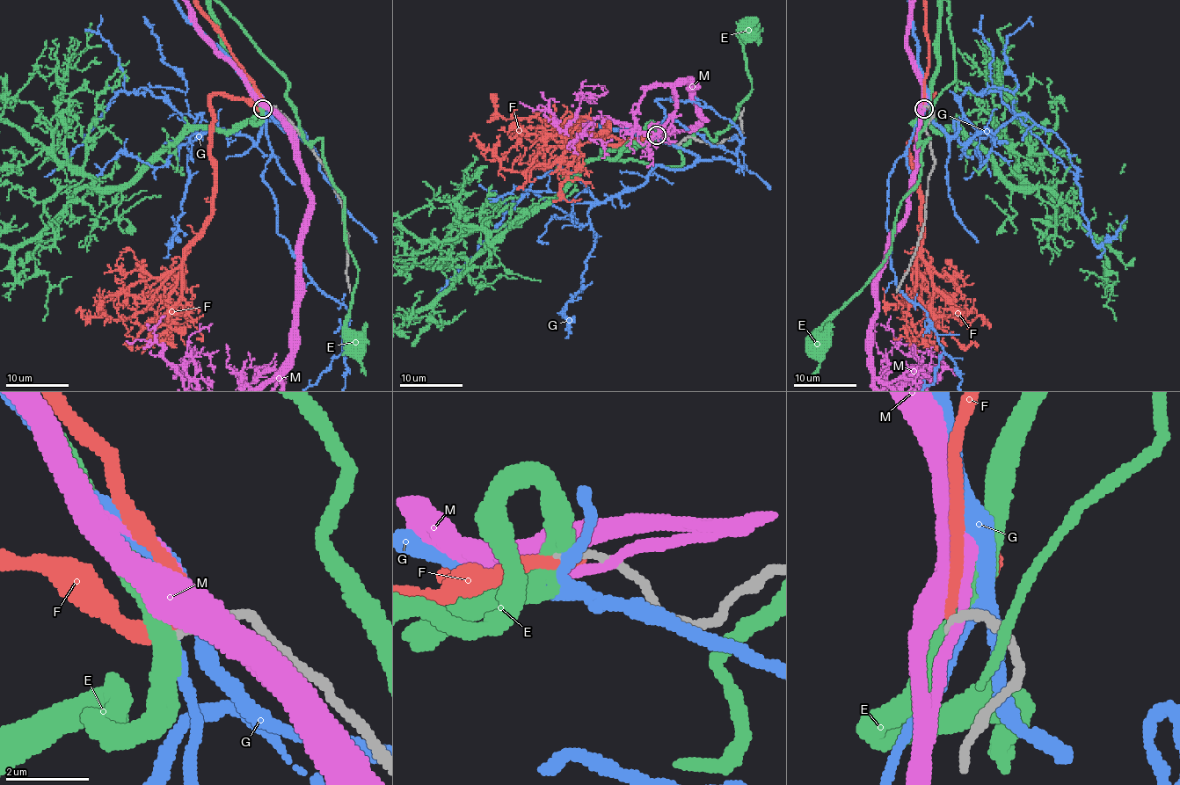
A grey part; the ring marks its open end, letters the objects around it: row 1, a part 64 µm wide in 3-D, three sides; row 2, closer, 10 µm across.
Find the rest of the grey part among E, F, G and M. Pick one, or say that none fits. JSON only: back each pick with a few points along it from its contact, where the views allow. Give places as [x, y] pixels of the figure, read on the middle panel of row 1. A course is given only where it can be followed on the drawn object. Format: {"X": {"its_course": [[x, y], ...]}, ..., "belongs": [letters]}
{"F": {"its_course": [[658, 134], [588, 136], [515, 103], [560, 111], [521, 57], [587, 86], [772, 69]]}, "belongs": ["F"]}

